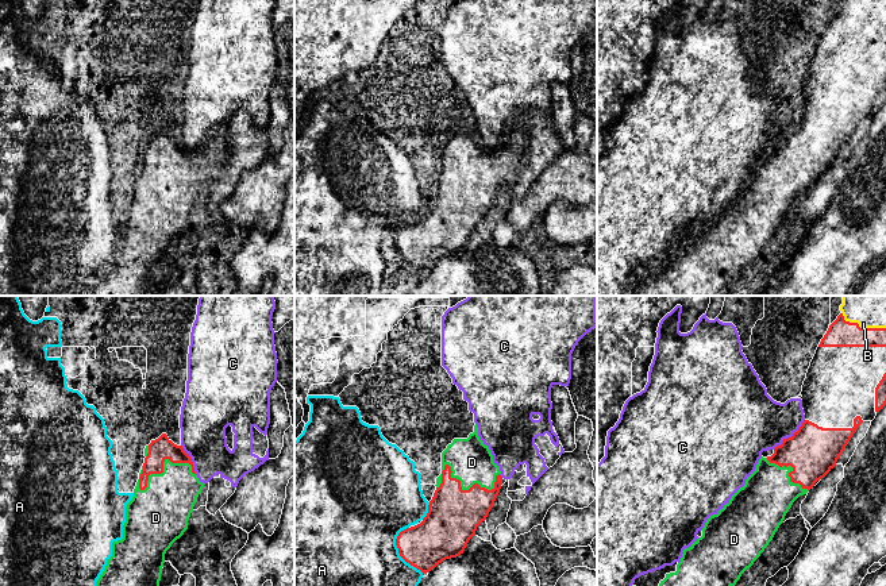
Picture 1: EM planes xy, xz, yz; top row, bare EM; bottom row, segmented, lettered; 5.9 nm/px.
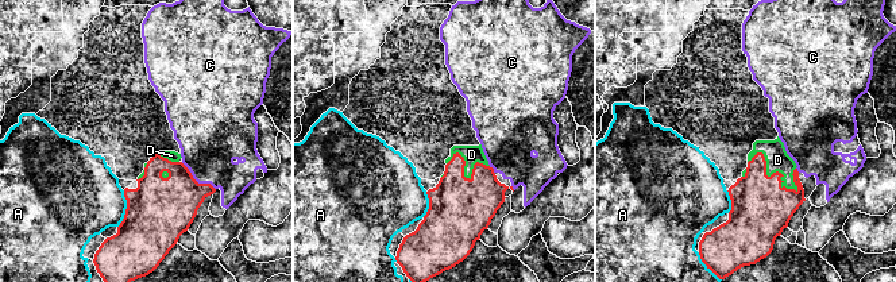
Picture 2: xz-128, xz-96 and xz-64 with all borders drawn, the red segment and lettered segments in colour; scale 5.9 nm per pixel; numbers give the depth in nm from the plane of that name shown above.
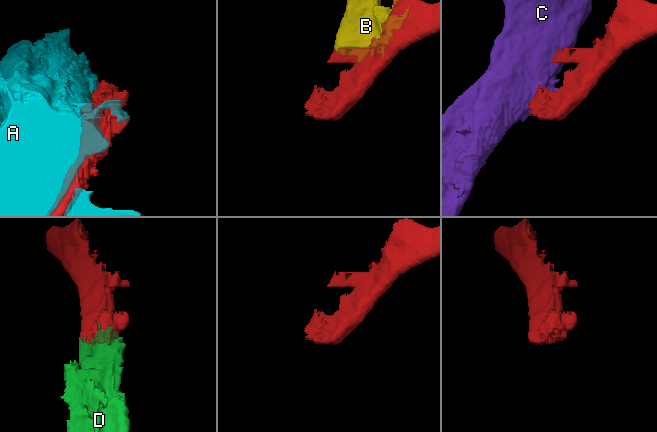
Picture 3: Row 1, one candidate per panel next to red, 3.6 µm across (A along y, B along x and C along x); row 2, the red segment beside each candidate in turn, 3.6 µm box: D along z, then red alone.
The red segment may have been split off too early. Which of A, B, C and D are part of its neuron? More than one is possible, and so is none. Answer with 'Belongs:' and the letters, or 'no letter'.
Belongs: B, D

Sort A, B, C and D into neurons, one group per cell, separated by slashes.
A / B D / C

